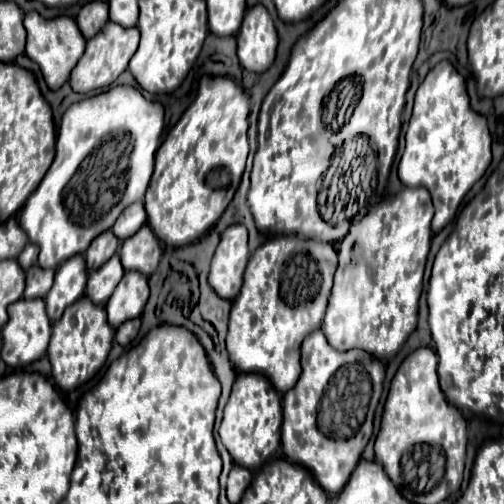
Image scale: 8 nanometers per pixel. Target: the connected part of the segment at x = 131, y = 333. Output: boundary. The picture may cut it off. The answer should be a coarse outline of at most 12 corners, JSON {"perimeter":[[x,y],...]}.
{"perimeter":[[139,320],[115,330],[115,340],[127,346],[139,332]]}

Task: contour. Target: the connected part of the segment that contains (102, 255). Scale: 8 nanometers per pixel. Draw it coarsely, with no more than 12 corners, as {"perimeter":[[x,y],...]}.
{"perimeter":[[111,230],[99,234],[85,252],[89,270],[103,266],[121,240]]}

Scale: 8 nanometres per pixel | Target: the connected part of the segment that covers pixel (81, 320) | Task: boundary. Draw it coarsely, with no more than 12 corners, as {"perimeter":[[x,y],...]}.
{"perimeter":[[87,296],[53,324],[49,360],[61,390],[105,364],[105,306]]}

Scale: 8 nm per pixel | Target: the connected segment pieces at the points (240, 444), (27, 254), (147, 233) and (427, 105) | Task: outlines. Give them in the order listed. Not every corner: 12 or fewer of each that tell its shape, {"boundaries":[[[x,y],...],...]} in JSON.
{"boundaries":[[[239,374],[219,436],[239,466],[281,444],[281,398],[261,374]],[[27,244],[19,254],[23,270],[37,262],[39,248]],[[143,224],[123,240],[119,256],[125,270],[151,276],[161,242]],[[439,62],[417,88],[399,162],[431,230],[491,164],[487,120]]]}

